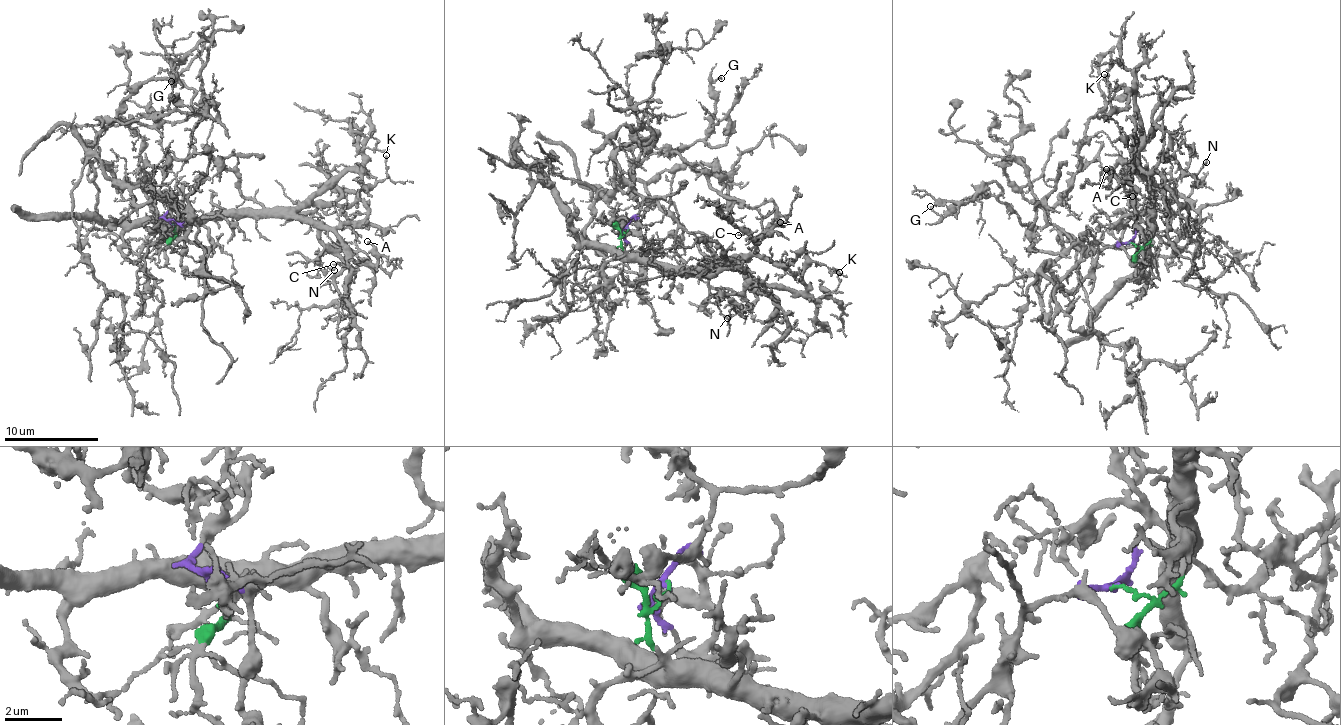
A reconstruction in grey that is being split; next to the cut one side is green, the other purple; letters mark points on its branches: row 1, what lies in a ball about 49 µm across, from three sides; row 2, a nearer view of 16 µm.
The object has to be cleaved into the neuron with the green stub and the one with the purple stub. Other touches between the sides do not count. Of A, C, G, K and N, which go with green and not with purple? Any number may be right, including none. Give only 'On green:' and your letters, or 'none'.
On green: A, C, K, N

